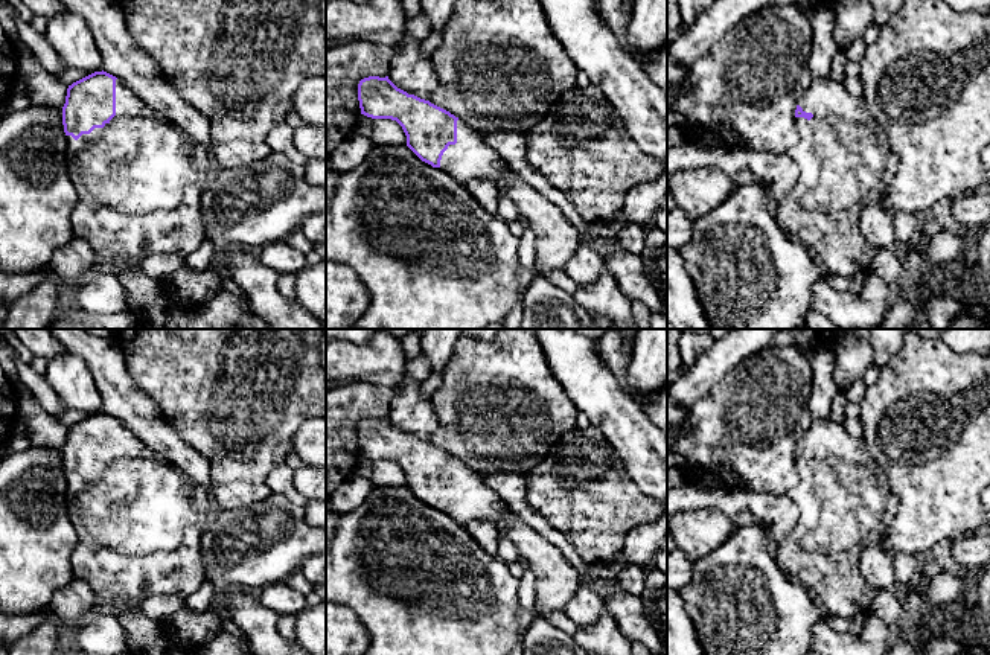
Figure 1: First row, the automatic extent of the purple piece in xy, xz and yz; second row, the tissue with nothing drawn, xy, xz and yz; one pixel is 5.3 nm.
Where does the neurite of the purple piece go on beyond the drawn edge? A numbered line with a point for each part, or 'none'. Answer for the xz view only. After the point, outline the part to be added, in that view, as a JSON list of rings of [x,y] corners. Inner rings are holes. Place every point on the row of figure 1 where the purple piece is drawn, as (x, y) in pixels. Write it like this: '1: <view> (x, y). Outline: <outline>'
1: xz (471, 157). Outline: [[[463,119],[457,120],[457,143],[449,145],[443,152],[439,169],[461,186],[469,180],[503,184],[535,233],[536,264],[542,271],[564,270],[583,242],[564,212],[524,183],[521,175],[487,145],[484,134]]]

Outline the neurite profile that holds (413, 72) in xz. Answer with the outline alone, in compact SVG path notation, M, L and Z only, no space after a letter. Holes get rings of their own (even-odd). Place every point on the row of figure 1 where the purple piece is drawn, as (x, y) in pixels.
M408 38L394 55L388 79L408 94L430 101L437 87L436 67L431 56L420 50L423 40Z

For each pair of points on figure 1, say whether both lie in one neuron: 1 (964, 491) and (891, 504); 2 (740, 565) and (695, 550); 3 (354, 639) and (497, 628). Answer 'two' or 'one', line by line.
1: two
2: two
3: two

